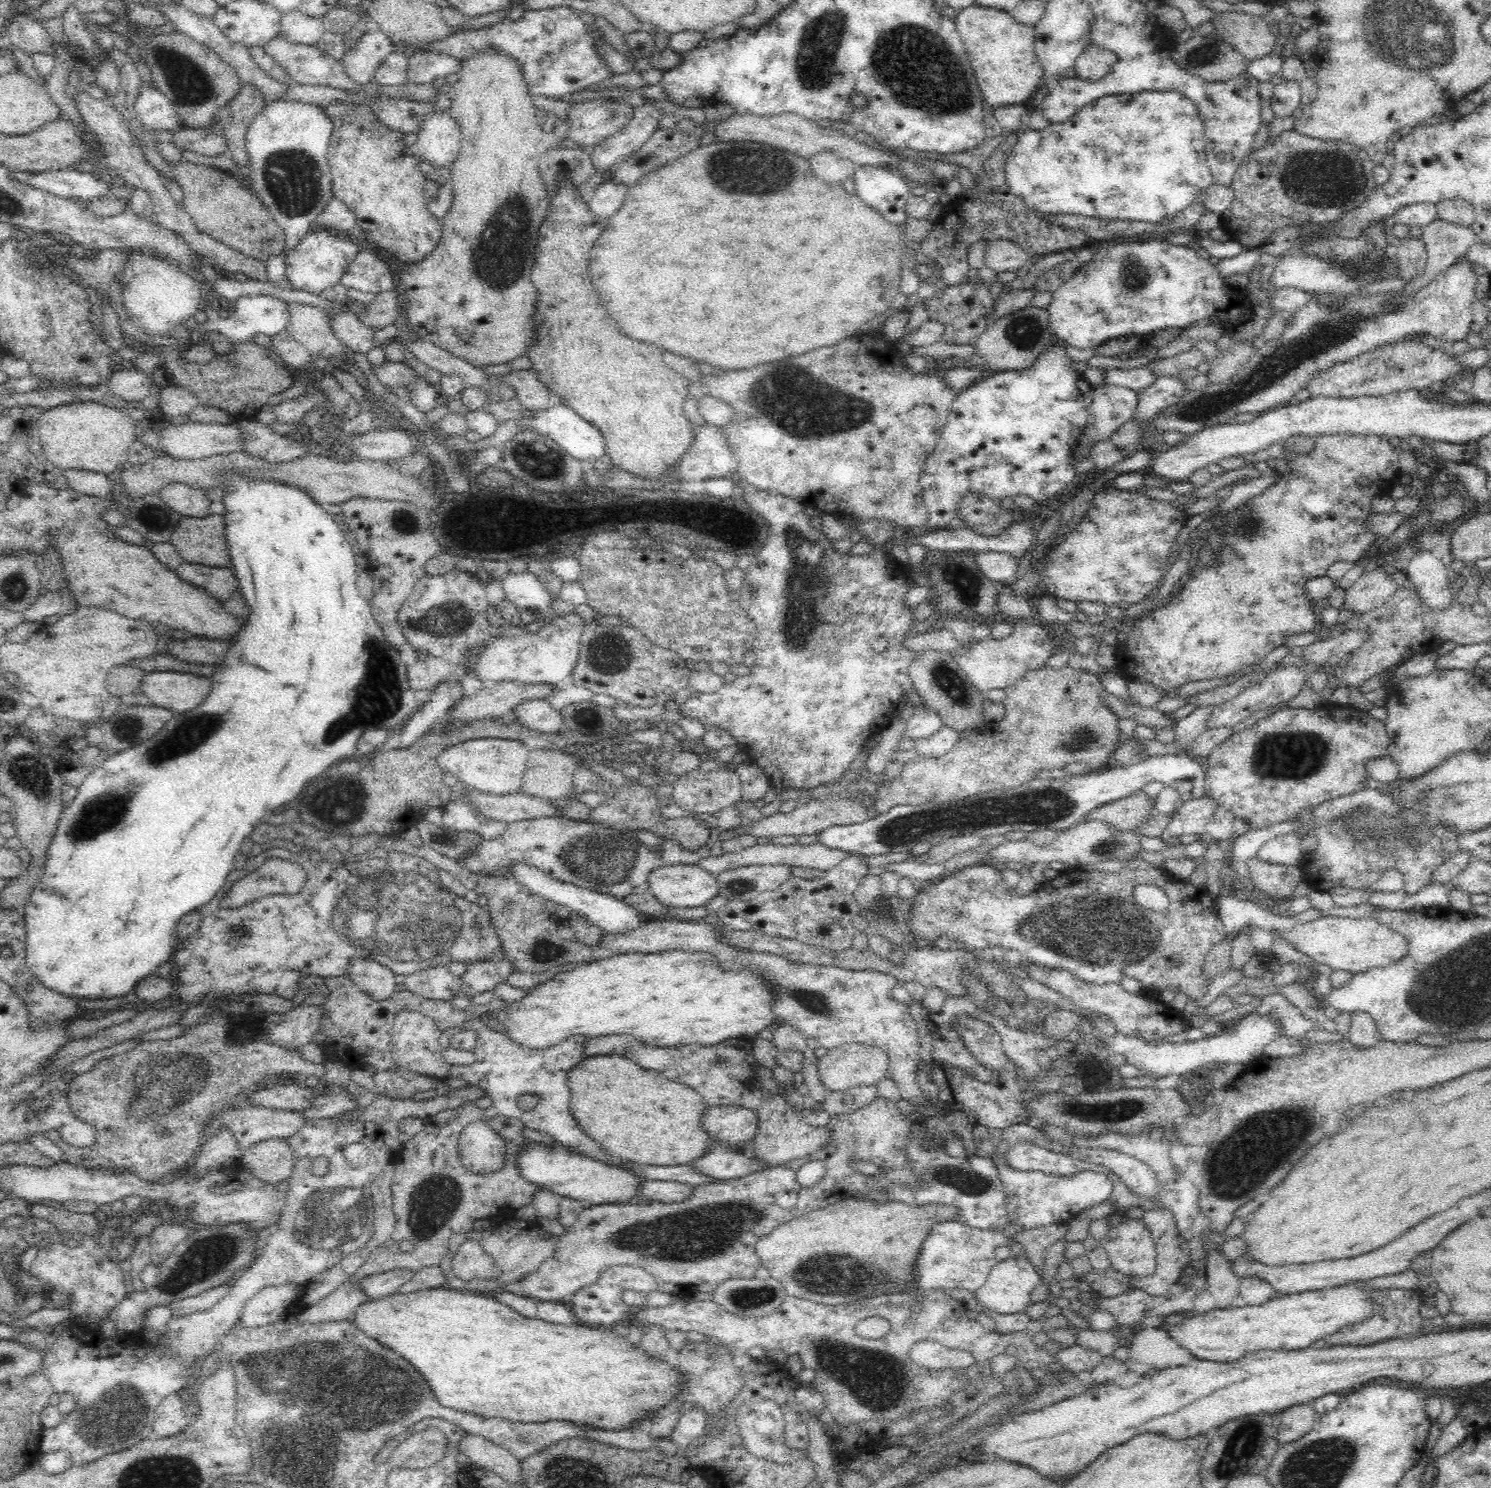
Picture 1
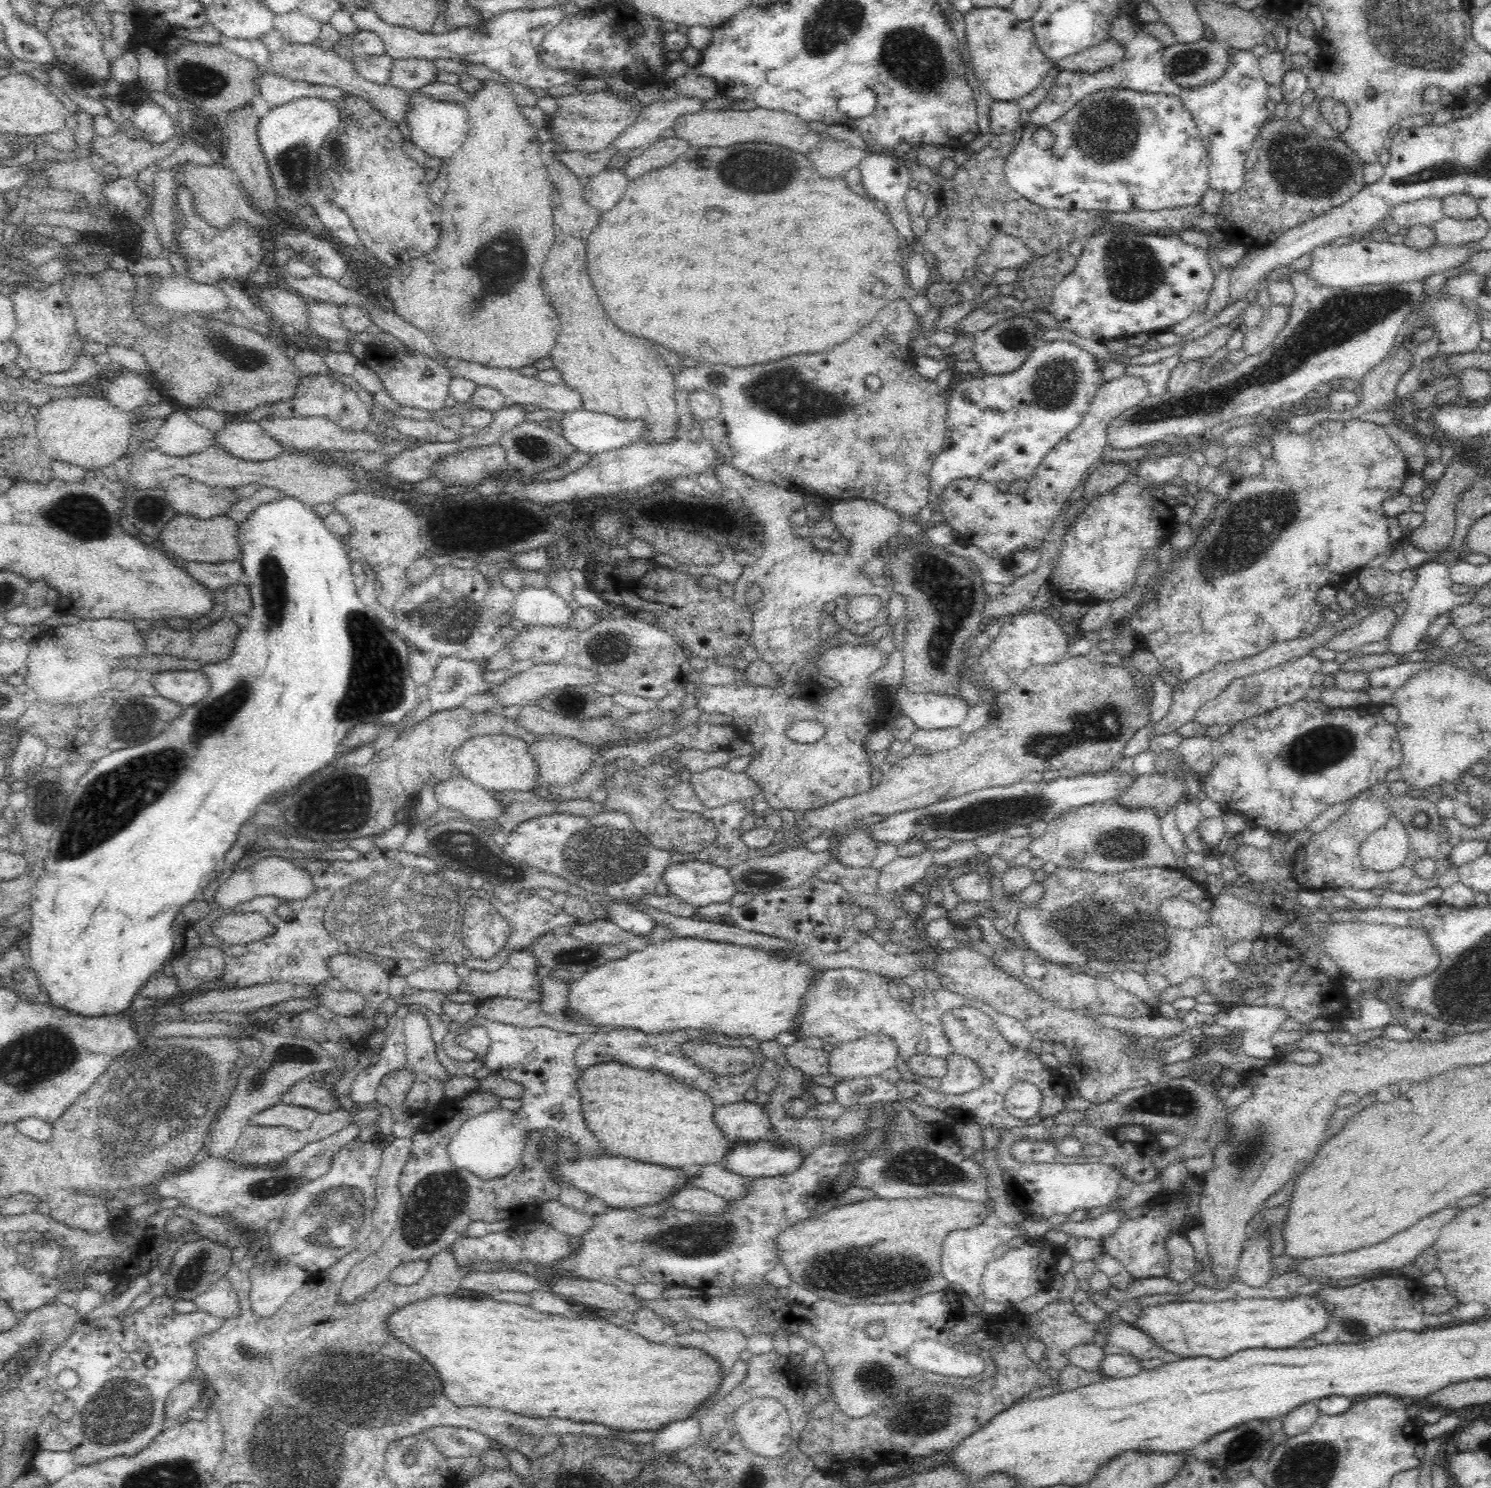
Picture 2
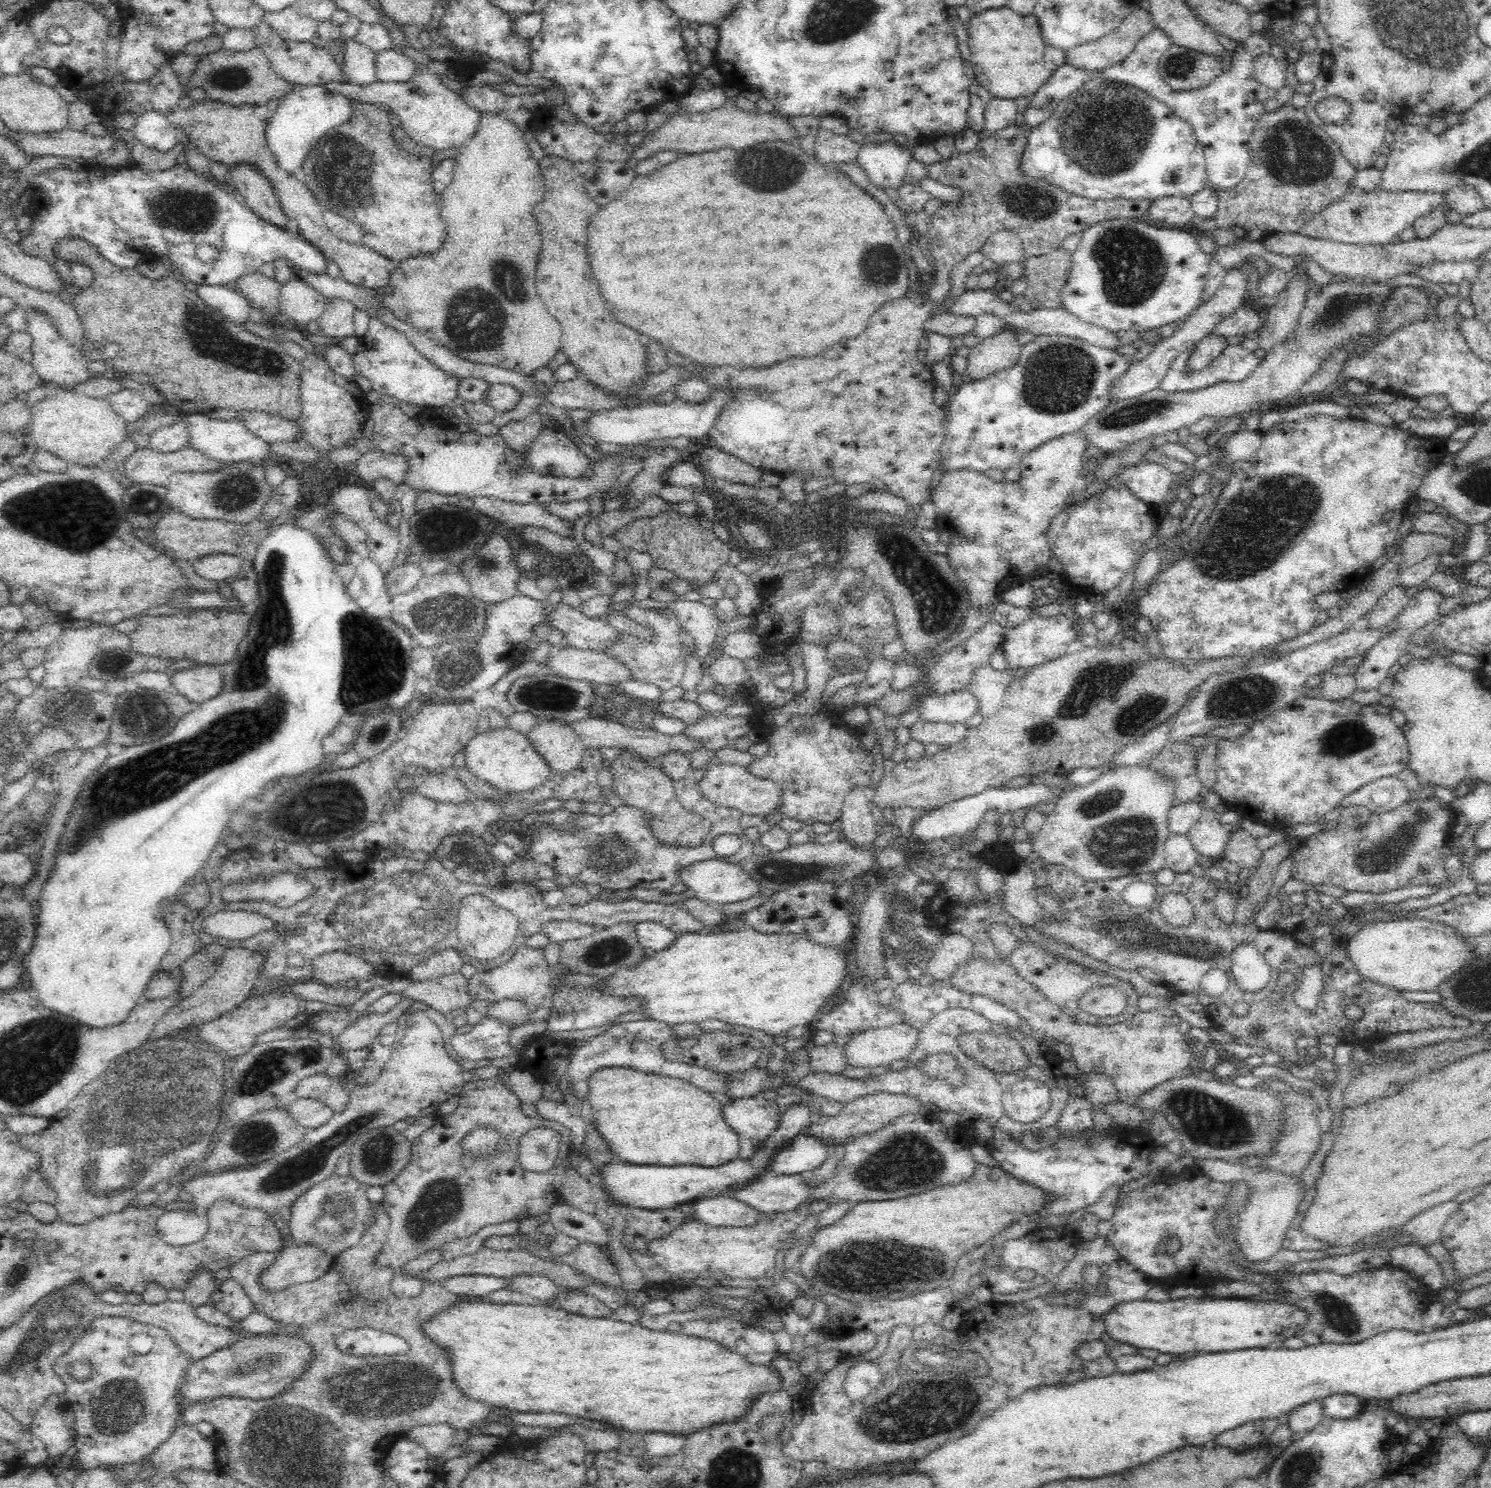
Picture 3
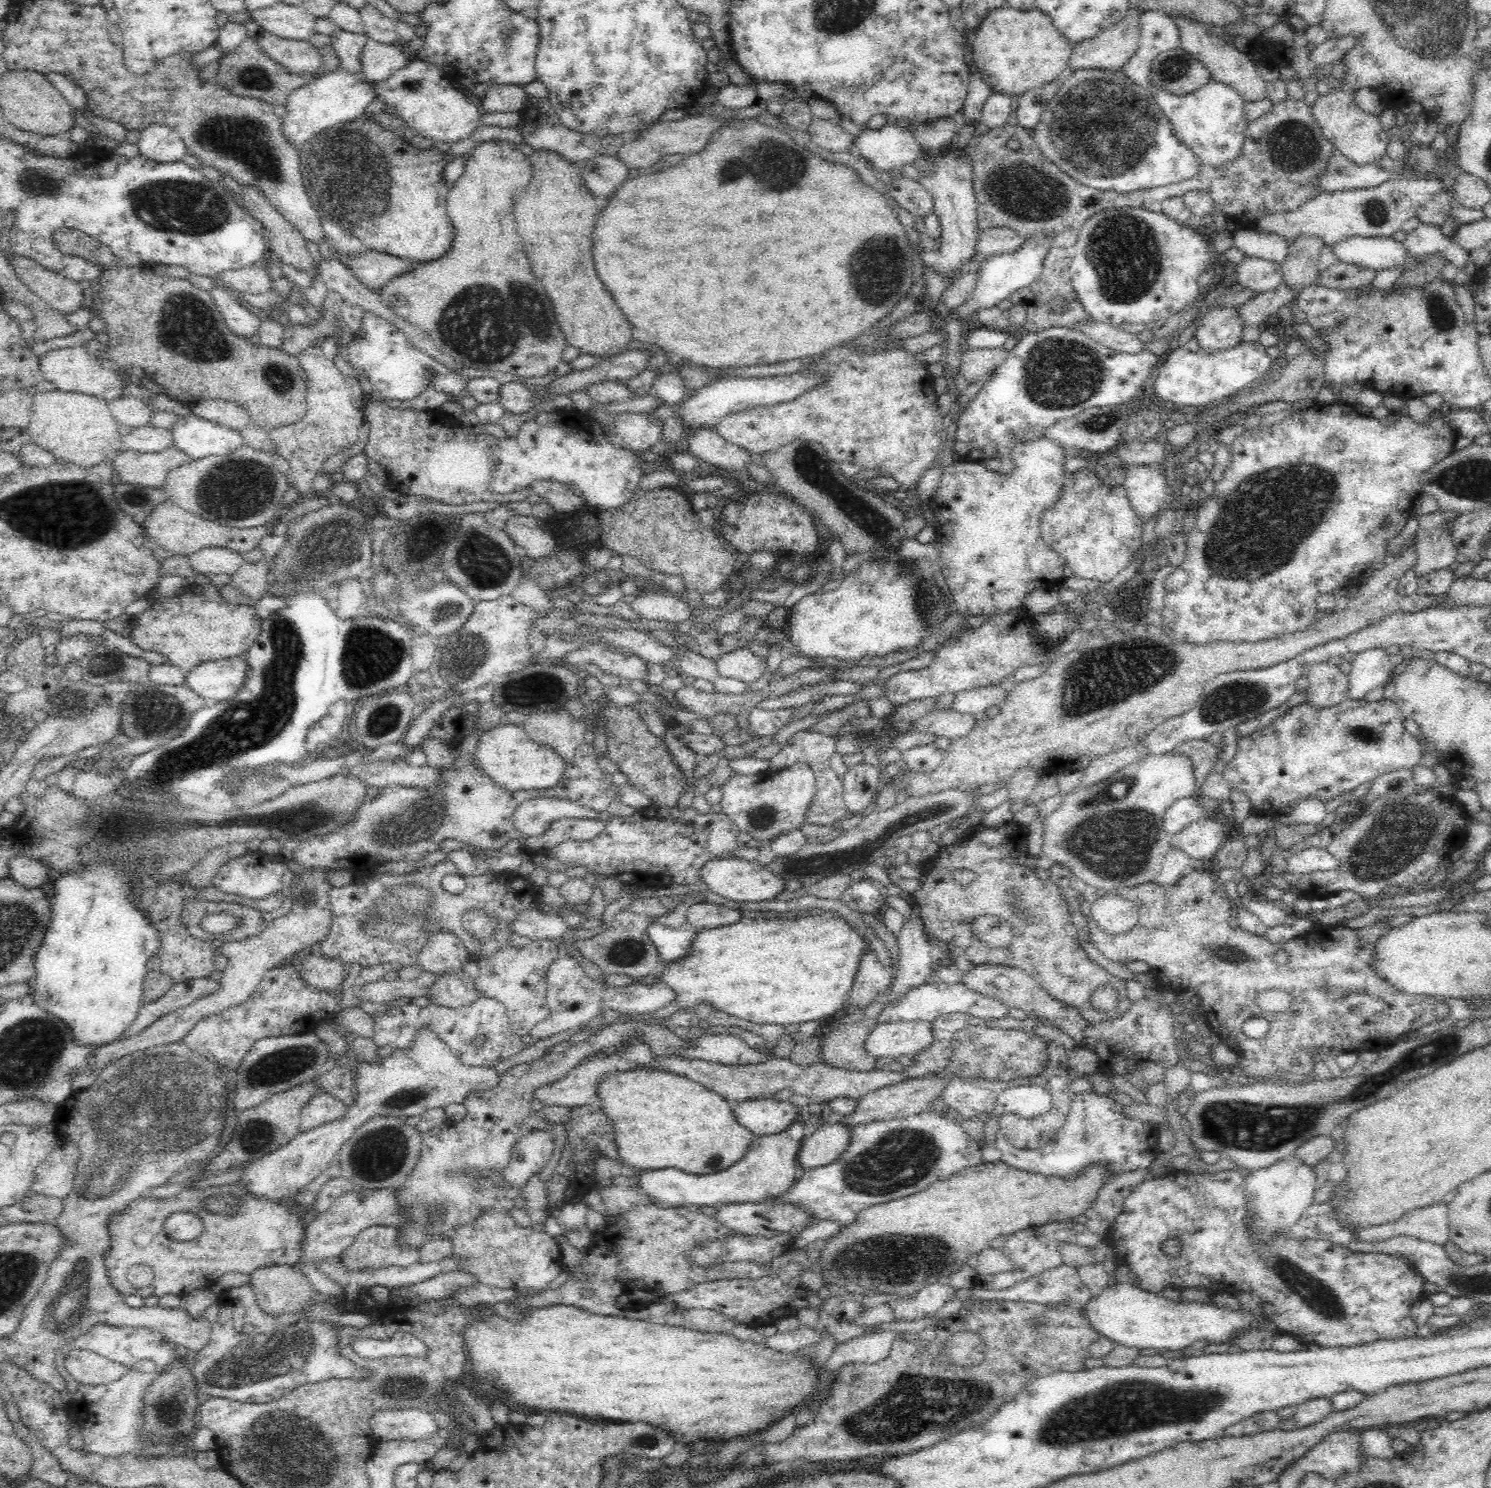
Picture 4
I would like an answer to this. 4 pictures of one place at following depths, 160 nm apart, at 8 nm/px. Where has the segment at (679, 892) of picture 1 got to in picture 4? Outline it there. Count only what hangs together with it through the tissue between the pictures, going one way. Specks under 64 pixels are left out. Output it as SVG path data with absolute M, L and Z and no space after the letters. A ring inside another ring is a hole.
M738 857L709 861L698 870L698 877L708 886L710 892L739 903L772 901L784 890L786 882L757 860L748 861Z

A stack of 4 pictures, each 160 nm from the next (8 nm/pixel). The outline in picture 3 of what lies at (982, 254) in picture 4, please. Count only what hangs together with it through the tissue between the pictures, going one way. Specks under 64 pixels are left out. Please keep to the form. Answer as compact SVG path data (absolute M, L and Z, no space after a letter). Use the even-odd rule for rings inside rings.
M1012 231L993 232L981 250L987 266L995 267L1020 262L1025 259L1020 237Z

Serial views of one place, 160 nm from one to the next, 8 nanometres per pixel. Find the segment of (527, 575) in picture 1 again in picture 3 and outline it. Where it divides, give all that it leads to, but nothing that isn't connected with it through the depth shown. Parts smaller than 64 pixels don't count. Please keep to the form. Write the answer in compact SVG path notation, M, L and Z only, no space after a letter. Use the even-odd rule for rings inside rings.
M545 599L540 602L546 624L554 630L559 630L570 647L602 651L616 640L620 640L619 632L604 622L603 618L588 618L578 608L561 600L554 606L547 606Z

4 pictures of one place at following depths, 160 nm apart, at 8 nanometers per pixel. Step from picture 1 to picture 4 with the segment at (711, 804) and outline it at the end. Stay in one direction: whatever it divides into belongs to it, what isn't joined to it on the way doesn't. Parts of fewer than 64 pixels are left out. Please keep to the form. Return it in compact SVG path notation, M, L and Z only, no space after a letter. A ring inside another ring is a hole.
M796 763L777 771L766 769L754 775L734 772L724 784L718 786L722 792L719 802L721 812L752 839L769 844L776 836L790 830L796 831L807 823L805 813L816 792L815 777L814 771L806 763Z

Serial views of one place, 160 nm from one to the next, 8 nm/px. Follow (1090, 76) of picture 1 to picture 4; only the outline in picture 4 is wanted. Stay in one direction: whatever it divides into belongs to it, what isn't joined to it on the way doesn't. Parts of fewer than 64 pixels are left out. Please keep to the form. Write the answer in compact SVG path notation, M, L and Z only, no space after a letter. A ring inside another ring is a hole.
M1130 8L1128 14L1110 28L1100 31L1096 36L1086 39L1082 43L1073 45L1068 65L1072 66L1074 70L1100 69L1118 71L1138 48L1140 15L1143 12L1144 10L1141 10L1141 8Z

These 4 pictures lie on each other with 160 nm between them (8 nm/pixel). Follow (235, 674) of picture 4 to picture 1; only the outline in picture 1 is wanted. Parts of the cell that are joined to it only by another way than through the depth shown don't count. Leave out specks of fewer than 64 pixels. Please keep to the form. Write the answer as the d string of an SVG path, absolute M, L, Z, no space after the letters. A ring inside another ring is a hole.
M154 671L145 673L139 689L145 703L180 714L196 708L210 694L212 681L190 673Z

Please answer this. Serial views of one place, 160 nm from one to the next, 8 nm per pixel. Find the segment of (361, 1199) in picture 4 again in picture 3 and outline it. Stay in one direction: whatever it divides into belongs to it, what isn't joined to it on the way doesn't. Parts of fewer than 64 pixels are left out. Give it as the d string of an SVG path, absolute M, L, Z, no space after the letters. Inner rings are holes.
M287 1245L278 1251L278 1258L264 1268L258 1283L265 1292L282 1292L285 1288L318 1280L330 1270L334 1257L316 1245Z

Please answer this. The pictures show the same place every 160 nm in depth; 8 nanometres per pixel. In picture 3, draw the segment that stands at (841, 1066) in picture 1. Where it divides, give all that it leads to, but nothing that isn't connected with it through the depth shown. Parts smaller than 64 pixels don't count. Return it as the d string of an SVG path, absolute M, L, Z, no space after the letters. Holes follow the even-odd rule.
M906 1023L856 1033L844 1043L846 1063L850 1068L873 1069L889 1065L892 1060L906 1059L918 1042L918 1033Z

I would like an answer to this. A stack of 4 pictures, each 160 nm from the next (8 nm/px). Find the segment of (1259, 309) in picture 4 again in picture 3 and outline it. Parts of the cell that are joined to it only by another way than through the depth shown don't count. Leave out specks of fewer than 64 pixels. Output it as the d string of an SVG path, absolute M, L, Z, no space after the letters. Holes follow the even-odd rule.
M1244 304L1214 326L1208 336L1229 338L1252 335L1262 326L1263 318L1264 310L1254 311Z

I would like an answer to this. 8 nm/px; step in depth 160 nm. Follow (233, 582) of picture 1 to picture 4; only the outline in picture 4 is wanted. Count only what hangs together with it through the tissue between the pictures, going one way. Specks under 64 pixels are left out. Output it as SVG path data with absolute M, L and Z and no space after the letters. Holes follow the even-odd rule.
M208 547L188 555L192 568L204 575L234 574L243 563L241 553L228 548Z

